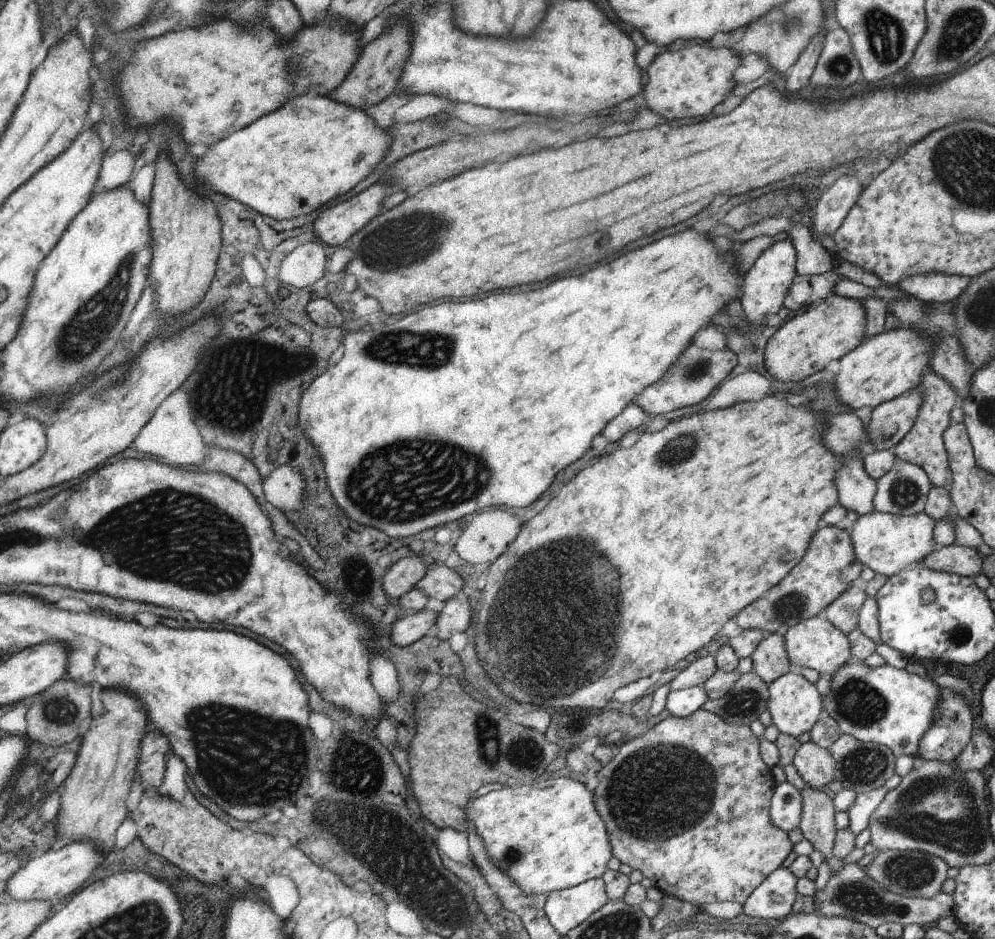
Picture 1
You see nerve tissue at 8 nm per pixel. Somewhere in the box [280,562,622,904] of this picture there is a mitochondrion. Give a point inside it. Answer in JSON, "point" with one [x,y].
{"point":[381,840]}

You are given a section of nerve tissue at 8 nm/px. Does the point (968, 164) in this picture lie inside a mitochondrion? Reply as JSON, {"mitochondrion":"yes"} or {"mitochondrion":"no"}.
{"mitochondrion":"yes"}

